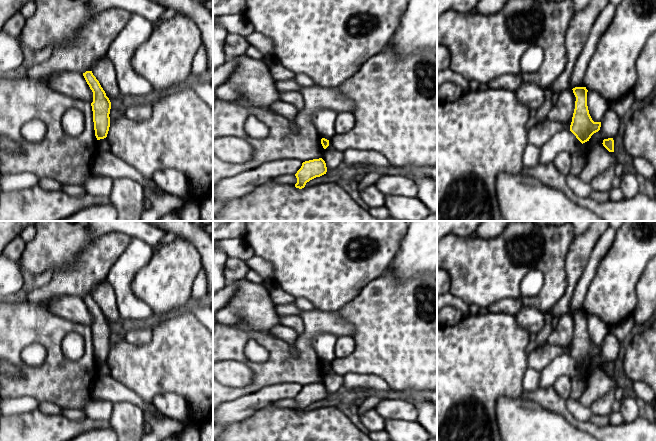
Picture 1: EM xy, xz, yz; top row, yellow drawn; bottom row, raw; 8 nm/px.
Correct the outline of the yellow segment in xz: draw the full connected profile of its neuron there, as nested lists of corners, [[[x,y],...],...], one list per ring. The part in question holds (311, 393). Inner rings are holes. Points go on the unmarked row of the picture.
[[[322,382],[305,385],[295,398],[297,402],[296,412],[302,413],[310,404],[320,401],[327,396],[326,387]]]

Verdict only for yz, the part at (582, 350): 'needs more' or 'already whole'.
already whole

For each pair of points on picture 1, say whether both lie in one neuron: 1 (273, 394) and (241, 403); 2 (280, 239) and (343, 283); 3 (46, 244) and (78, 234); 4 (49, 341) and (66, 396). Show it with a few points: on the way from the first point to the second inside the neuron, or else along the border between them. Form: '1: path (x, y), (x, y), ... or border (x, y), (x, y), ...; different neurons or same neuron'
1: path (265, 396), (249, 403); same neuron
2: path (296, 239), (327, 269); same neuron
3: path (54, 244), (64, 234), (70, 234); same neuron
4: path (54, 355), (57, 377), (62, 382); same neuron

